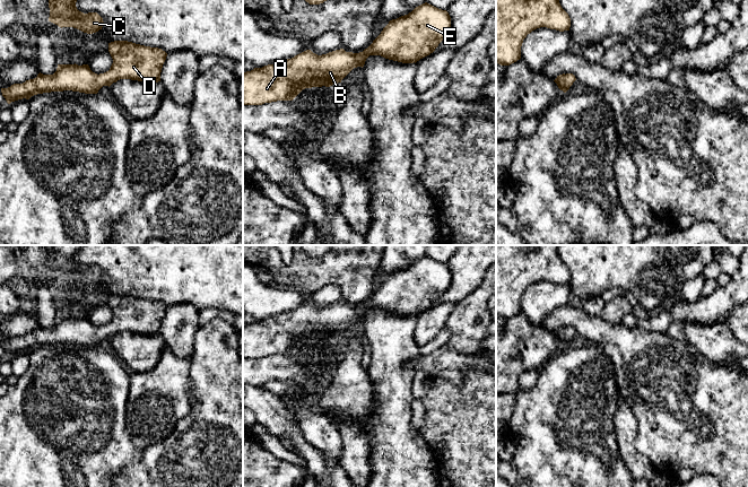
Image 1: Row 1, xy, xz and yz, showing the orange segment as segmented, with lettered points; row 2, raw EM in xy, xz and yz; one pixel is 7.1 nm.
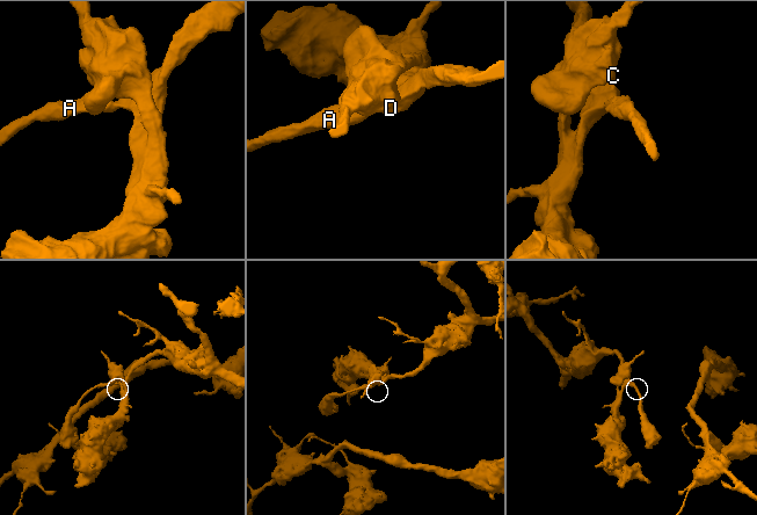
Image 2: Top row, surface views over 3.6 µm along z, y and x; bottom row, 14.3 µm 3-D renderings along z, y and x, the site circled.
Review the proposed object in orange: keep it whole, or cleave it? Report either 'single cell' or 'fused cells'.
single cell

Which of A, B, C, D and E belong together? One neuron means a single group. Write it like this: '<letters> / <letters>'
A B C D E

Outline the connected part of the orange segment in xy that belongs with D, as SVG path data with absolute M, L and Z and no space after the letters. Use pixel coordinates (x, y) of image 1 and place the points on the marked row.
M128 41L108 43L113 63L108 71L95 73L88 64L58 64L53 75L38 73L36 78L23 84L1 88L7 103L29 99L32 96L51 92L72 90L85 94L97 94L103 86L111 86L120 79L160 81L160 72L167 53L158 47L150 47Z

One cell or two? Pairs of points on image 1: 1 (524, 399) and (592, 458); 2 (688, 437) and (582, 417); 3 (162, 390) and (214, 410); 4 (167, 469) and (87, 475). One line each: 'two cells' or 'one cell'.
1: one cell
2: two cells
3: two cells
4: two cells

